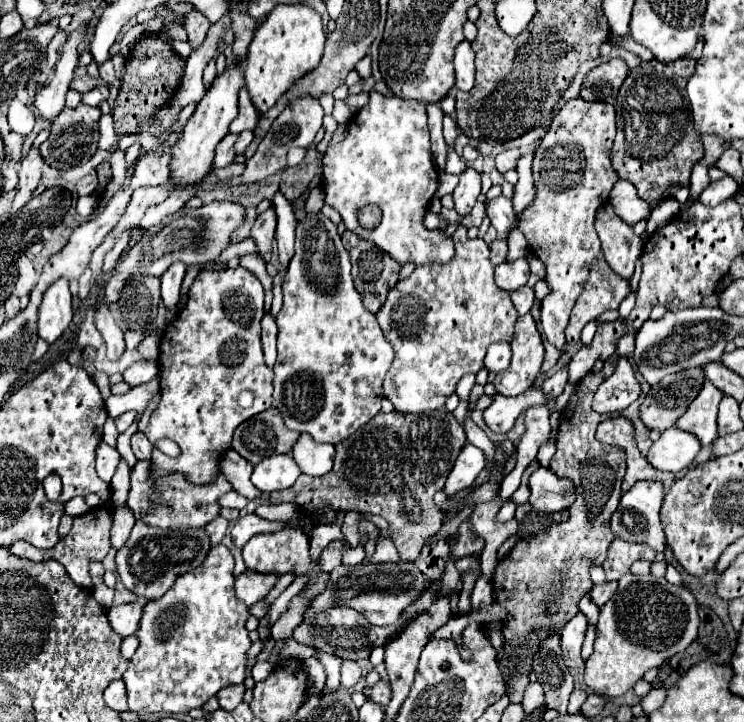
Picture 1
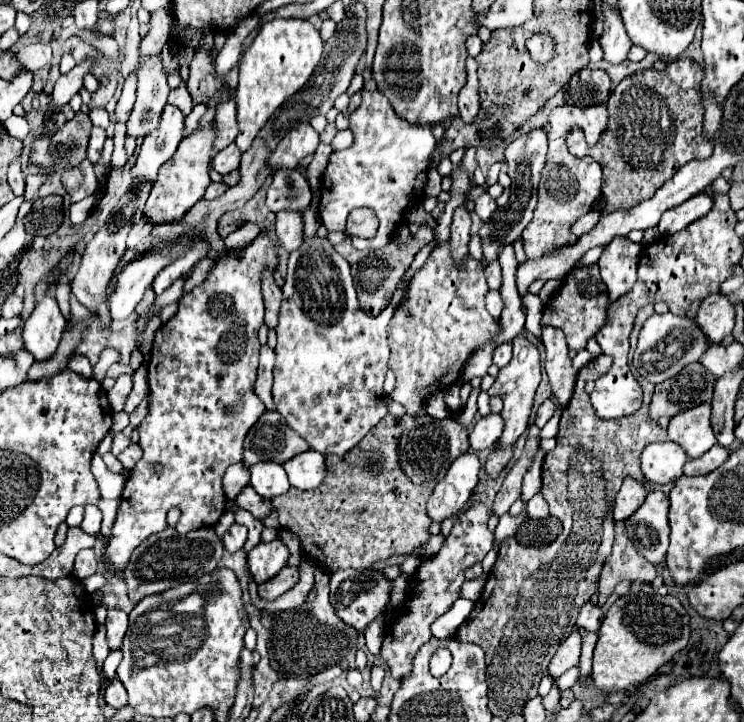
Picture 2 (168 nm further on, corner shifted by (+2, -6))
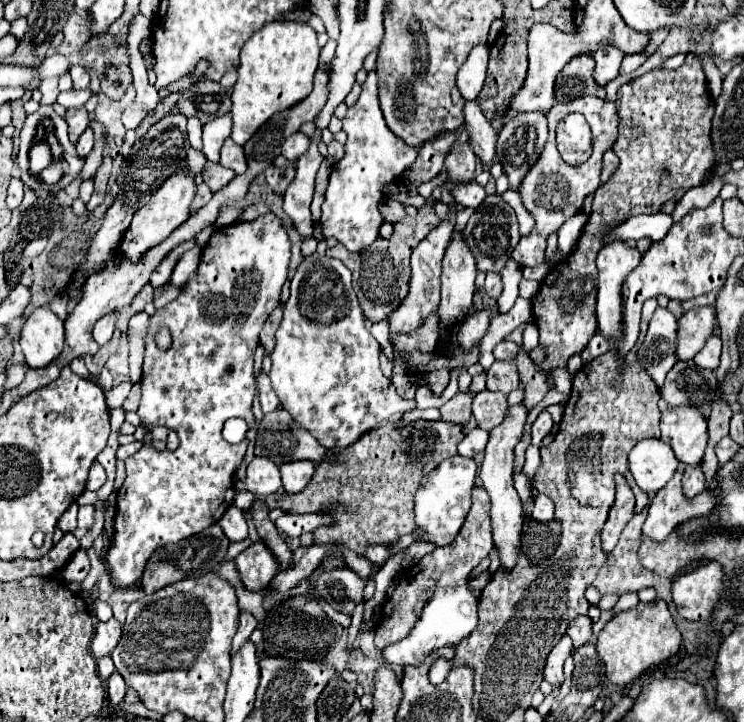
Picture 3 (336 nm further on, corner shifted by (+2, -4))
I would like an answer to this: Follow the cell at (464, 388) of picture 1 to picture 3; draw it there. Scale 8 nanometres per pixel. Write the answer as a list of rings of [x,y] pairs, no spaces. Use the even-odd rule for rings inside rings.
[[[509,259],[509,263],[505,265],[505,269],[501,271],[501,279],[503,284],[503,291],[501,297],[497,299],[499,311],[507,313],[514,305],[516,299],[519,297],[519,281],[521,281],[521,267]]]

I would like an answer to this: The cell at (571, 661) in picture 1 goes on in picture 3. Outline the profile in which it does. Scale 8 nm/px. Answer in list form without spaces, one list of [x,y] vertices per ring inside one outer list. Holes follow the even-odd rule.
[[[565,635],[549,653],[547,657],[547,663],[545,663],[545,681],[549,685],[561,685],[565,681],[563,677],[563,663],[565,659],[571,655],[573,651],[573,643],[569,643],[569,637]]]

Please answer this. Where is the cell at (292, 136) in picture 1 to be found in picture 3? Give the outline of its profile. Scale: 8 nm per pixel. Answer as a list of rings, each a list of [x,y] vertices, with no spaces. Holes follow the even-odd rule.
[[[299,131],[299,133],[291,135],[289,139],[285,139],[285,143],[281,145],[281,155],[289,161],[297,161],[307,149],[309,149],[309,137],[305,137]]]

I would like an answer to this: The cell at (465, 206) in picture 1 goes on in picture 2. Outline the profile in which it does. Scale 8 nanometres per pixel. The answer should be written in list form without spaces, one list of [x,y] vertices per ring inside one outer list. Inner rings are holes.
[[[459,205],[453,213],[453,225],[451,225],[451,245],[453,245],[453,257],[455,261],[465,261],[467,257],[467,243],[469,243],[469,229],[471,229],[471,215],[463,205]]]

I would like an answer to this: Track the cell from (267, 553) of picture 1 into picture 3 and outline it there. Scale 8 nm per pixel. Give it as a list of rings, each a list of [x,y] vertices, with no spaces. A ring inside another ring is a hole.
[[[261,541],[241,551],[235,557],[235,567],[239,571],[241,585],[249,591],[263,589],[277,573],[277,561]]]

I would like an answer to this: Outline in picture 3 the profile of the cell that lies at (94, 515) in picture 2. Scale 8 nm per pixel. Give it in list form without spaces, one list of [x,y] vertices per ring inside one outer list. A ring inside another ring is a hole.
[[[85,505],[85,507],[79,507],[79,529],[89,529],[93,525],[93,507]]]

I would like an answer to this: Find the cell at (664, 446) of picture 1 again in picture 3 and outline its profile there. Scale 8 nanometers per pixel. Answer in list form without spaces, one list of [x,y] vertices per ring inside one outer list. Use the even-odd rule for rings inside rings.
[[[643,439],[629,453],[629,471],[639,489],[647,495],[655,495],[663,489],[677,467],[679,463],[671,447],[659,439]]]

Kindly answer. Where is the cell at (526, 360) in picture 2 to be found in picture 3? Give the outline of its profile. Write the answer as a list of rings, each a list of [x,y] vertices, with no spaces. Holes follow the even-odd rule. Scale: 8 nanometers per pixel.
[[[521,405],[511,407],[509,419],[501,423],[501,427],[495,427],[491,431],[487,449],[485,449],[485,461],[479,469],[481,485],[489,493],[491,499],[491,529],[493,529],[493,545],[499,553],[499,563],[505,573],[509,573],[517,565],[517,555],[521,547],[521,527],[523,527],[523,511],[521,501],[517,499],[517,491],[513,487],[513,447],[517,439],[521,439],[521,431],[527,419],[527,409]]]

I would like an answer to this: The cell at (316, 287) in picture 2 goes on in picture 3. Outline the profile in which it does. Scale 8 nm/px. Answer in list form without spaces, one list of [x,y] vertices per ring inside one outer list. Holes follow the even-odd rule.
[[[311,255],[311,257],[305,257],[303,263],[299,265],[295,277],[291,279],[291,297],[289,301],[283,305],[283,321],[281,321],[281,327],[277,331],[277,345],[275,345],[275,351],[271,355],[271,371],[269,371],[269,379],[271,379],[271,385],[273,385],[273,391],[277,393],[279,397],[279,403],[285,411],[291,413],[291,417],[301,423],[323,447],[327,449],[333,449],[333,447],[349,447],[351,443],[355,443],[363,433],[367,433],[371,427],[375,427],[377,423],[381,421],[387,421],[387,419],[397,419],[397,416],[403,415],[405,412],[411,411],[416,408],[416,402],[414,399],[403,399],[395,391],[393,383],[389,377],[385,377],[381,373],[381,367],[379,367],[379,353],[381,353],[381,345],[375,341],[375,337],[369,333],[369,327],[367,327],[367,321],[365,317],[361,315],[361,309],[359,309],[359,303],[357,303],[357,297],[355,297],[355,291],[351,287],[351,271],[339,261],[339,259],[331,259],[331,257],[321,257],[321,255]]]

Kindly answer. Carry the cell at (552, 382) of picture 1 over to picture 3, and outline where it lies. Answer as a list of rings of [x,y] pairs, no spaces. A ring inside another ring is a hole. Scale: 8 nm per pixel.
[[[543,411],[543,413],[537,417],[537,421],[533,423],[533,445],[539,445],[541,439],[543,439],[545,435],[549,435],[551,427],[553,427],[553,419],[551,419],[549,411]]]

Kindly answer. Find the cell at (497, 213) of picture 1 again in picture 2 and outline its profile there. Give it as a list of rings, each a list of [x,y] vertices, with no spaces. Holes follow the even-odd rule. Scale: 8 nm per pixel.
[[[483,193],[479,199],[475,199],[475,213],[481,217],[481,221],[487,223],[495,211],[497,211],[497,201],[491,199],[487,193]]]

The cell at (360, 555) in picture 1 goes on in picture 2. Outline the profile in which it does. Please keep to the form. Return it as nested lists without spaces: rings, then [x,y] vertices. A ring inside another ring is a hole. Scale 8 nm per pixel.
[[[427,413],[417,417],[385,415],[351,451],[337,457],[325,457],[327,477],[315,491],[291,487],[285,495],[273,497],[273,507],[279,513],[283,529],[301,539],[303,551],[327,571],[339,569],[369,569],[393,555],[411,553],[429,541],[431,517],[427,515],[427,499],[435,485],[445,477],[449,465],[469,449],[467,429],[451,417],[435,419]]]

